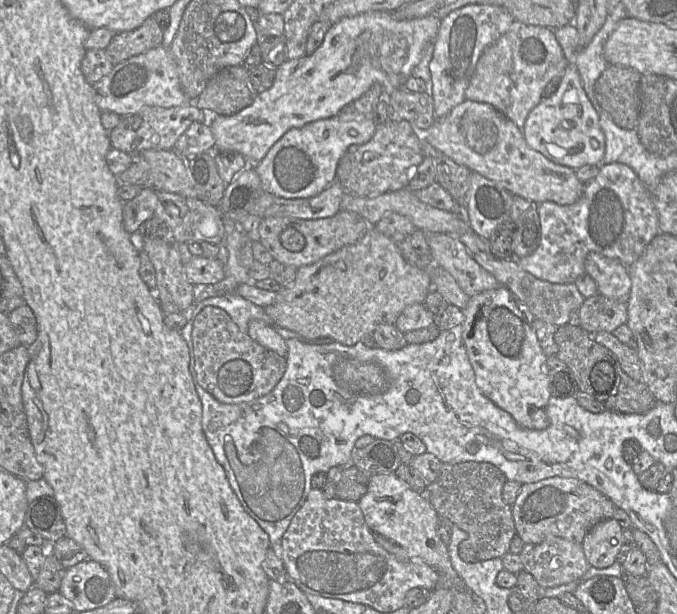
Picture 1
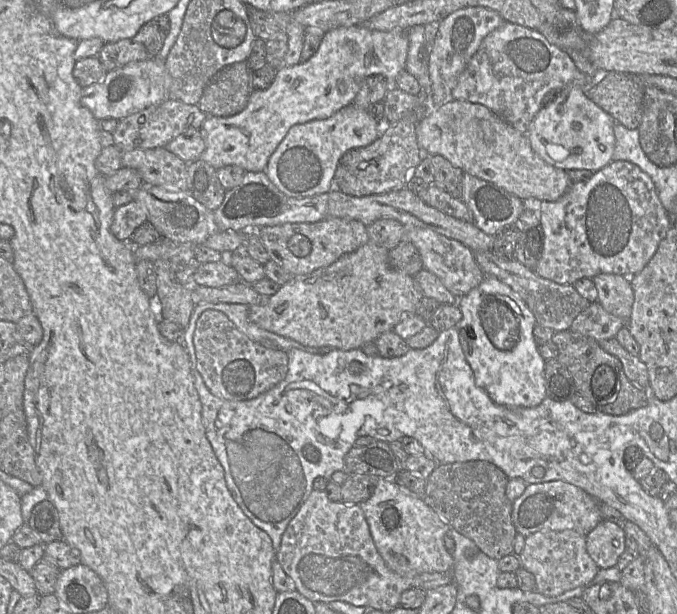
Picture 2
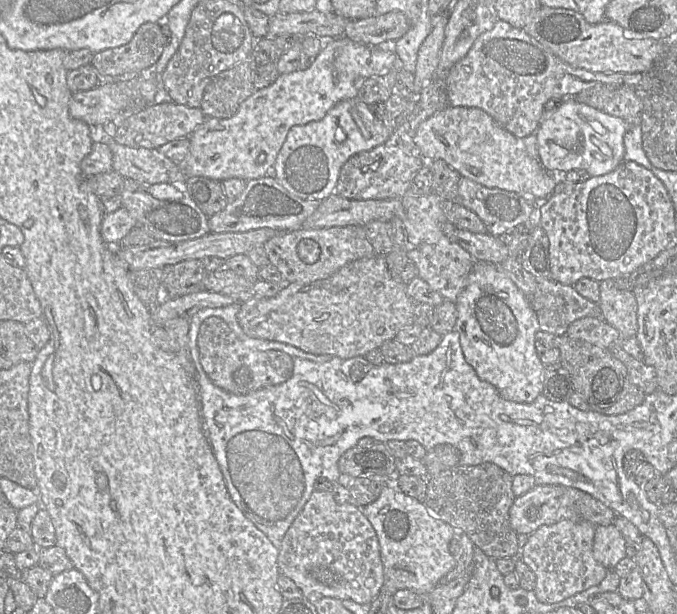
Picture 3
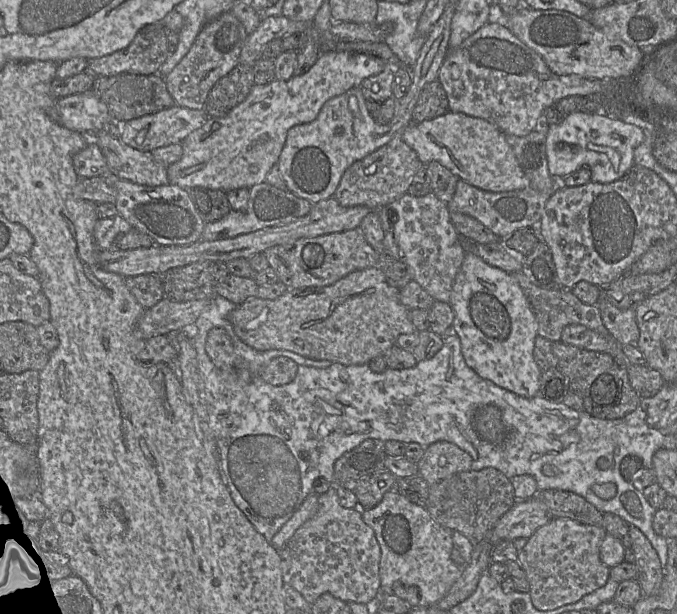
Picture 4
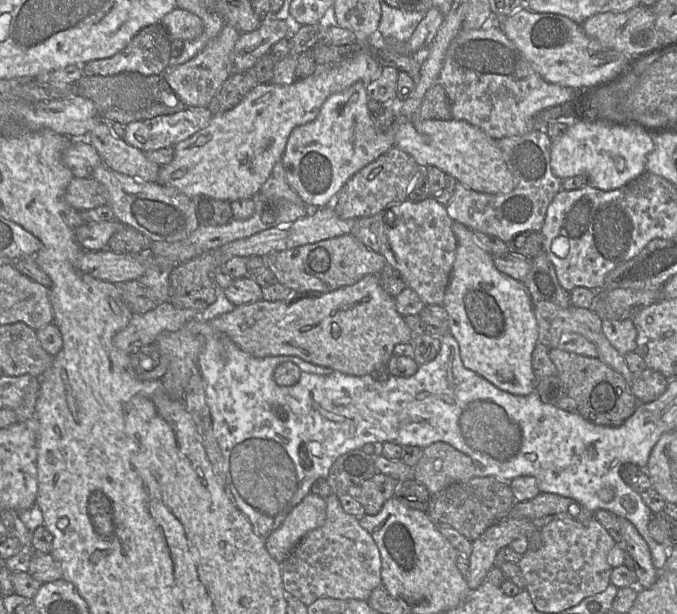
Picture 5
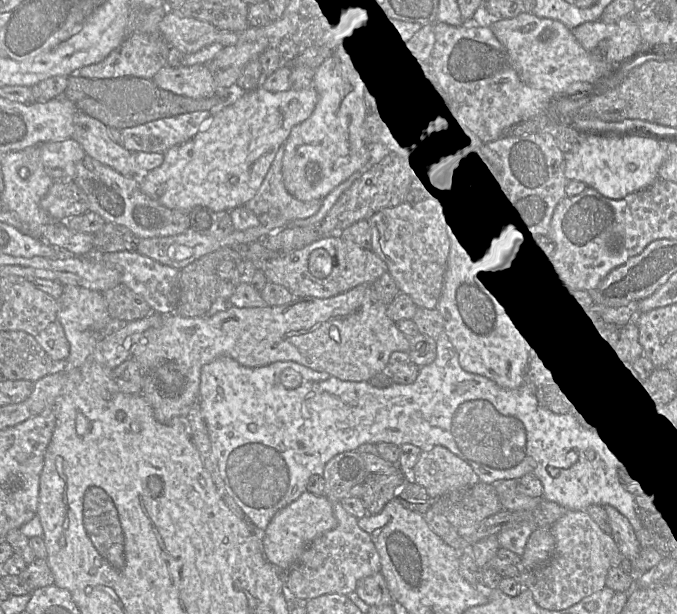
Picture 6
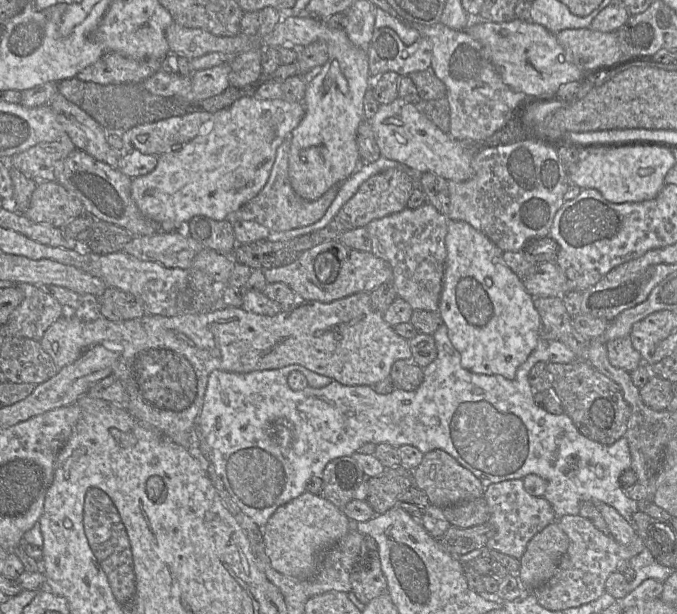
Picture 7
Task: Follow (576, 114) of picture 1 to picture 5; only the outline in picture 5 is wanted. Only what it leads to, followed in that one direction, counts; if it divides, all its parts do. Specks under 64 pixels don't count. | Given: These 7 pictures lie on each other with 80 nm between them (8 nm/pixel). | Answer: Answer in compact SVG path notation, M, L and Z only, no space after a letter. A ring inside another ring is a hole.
M576 119L564 134L552 140L550 164L553 174L561 180L582 175L591 186L611 191L644 173L647 157L653 150L651 136L640 129L591 124Z

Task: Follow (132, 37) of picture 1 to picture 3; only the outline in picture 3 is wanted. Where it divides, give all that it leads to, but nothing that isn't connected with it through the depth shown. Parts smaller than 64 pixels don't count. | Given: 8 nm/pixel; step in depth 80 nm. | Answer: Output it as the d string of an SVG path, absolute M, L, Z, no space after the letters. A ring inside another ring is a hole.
M148 22L139 27L129 43L96 53L91 64L101 78L138 73L154 69L165 47L160 23Z

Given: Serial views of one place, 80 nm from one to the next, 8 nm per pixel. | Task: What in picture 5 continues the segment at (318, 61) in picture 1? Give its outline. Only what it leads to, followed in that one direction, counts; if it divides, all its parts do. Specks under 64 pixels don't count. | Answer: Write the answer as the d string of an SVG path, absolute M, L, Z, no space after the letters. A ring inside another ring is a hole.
M362 50L340 62L316 65L313 74L292 84L258 84L232 109L214 115L208 125L174 146L174 158L167 166L160 167L157 183L178 189L193 198L204 195L233 202L253 198L269 177L274 165L285 151L290 133L297 126L316 118L325 100L342 92L358 81L368 83L381 75L382 66L369 50Z

